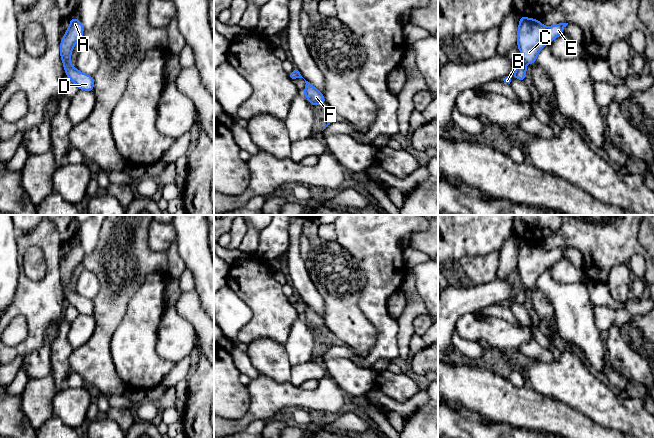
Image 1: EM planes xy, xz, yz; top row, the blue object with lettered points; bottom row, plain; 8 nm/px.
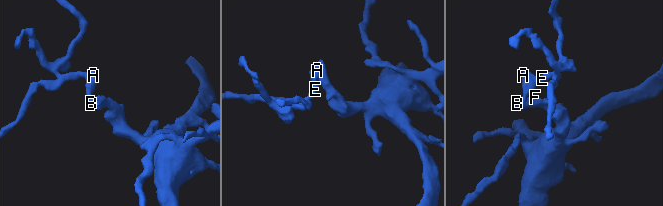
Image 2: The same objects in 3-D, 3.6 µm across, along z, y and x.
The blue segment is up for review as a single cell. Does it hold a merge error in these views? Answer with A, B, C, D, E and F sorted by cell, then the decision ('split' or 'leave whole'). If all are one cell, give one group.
A B C D E F | leave whole

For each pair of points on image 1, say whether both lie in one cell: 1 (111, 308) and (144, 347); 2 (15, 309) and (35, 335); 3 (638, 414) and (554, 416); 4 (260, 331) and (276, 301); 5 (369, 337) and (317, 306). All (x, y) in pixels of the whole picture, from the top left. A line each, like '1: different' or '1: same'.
1: different
2: same
3: different
4: same
5: different

